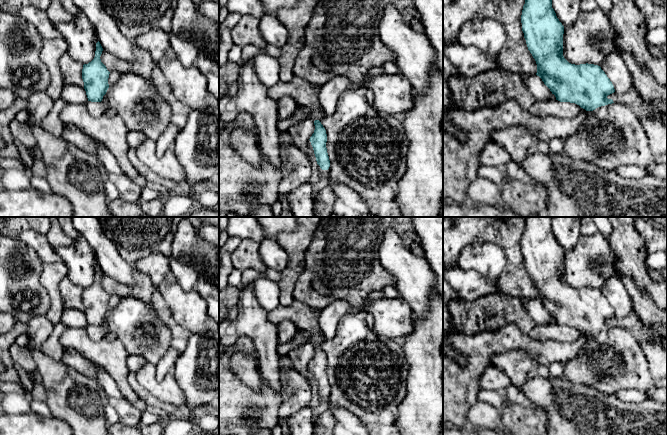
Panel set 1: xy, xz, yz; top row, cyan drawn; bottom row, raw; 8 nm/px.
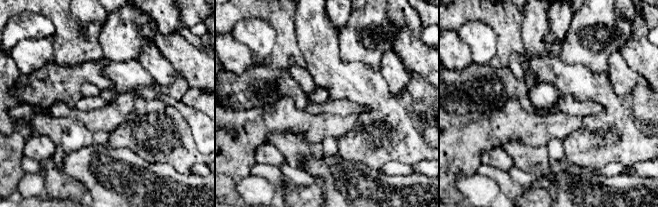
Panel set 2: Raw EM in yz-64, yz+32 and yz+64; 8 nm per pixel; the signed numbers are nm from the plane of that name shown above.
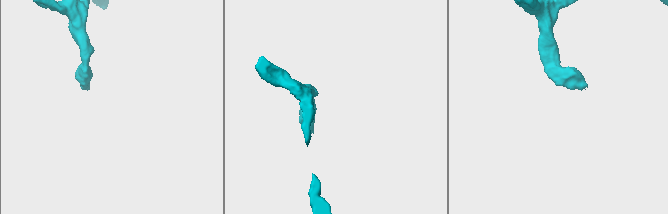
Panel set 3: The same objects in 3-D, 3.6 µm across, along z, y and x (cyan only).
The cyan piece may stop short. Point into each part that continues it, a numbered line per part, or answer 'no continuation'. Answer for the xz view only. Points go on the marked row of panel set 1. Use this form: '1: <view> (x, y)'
1: xz (322, 172)

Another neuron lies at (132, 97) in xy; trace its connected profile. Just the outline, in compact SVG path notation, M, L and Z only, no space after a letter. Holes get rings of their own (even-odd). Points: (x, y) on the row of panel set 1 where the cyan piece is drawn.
M125 72L120 75L114 85L109 86L105 94L105 103L88 101L84 106L94 118L104 116L107 110L115 110L129 131L141 132L147 139L156 141L171 124L173 110L167 98L155 95L154 86L150 78L144 78L134 72Z

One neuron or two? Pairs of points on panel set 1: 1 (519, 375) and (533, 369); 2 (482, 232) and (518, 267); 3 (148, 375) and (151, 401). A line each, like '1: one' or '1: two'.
1: one
2: one
3: two

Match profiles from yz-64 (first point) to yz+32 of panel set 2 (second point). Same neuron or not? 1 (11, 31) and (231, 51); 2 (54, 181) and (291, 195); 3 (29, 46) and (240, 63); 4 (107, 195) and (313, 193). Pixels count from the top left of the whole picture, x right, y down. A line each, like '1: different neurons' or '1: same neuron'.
1: different neurons
2: same neuron
3: same neuron
4: different neurons

